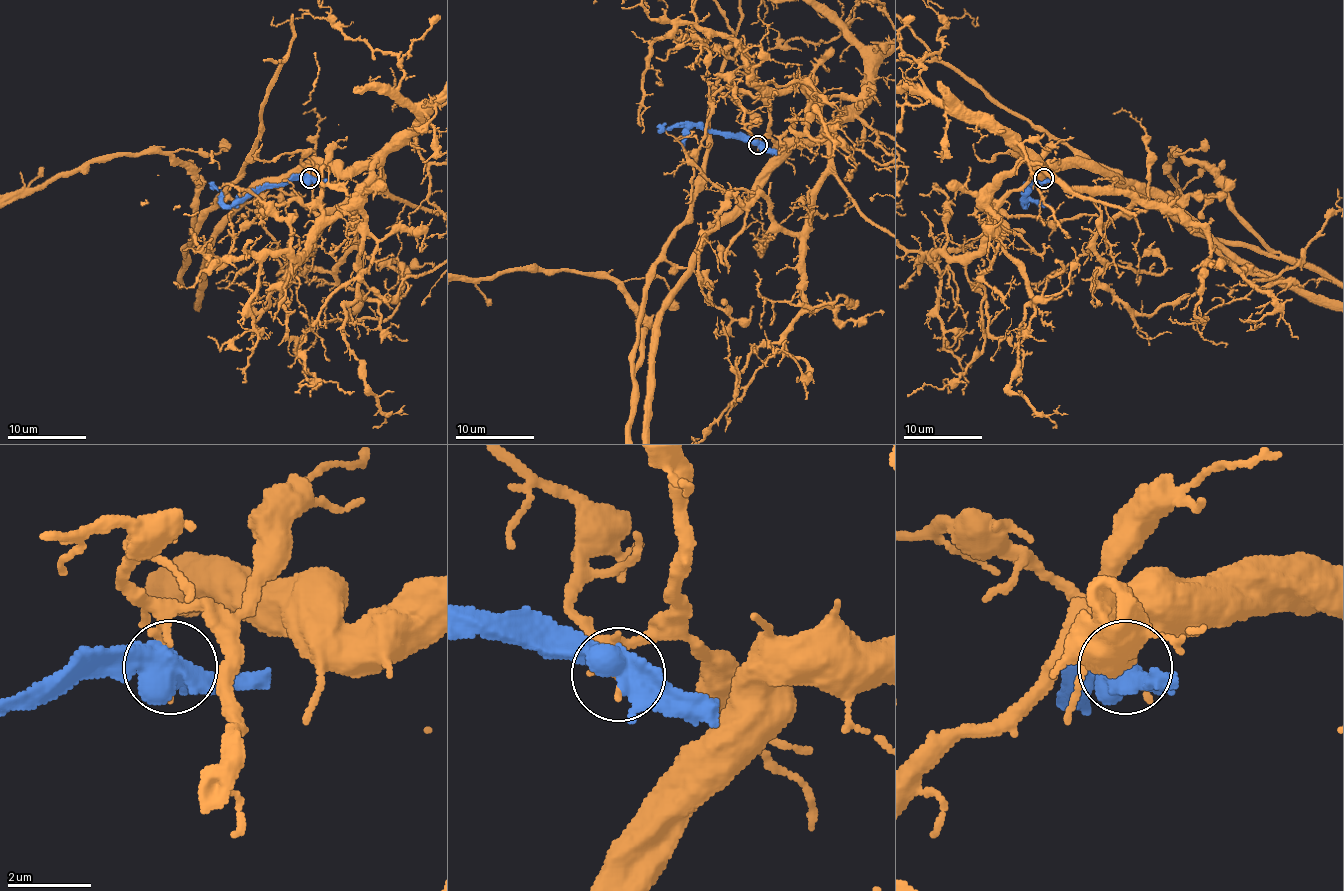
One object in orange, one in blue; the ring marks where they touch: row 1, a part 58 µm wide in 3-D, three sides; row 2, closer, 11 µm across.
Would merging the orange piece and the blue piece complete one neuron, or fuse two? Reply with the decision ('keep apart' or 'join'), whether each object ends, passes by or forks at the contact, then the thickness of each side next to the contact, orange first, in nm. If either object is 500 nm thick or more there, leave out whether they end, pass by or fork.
keep apart | 180/500 nm

